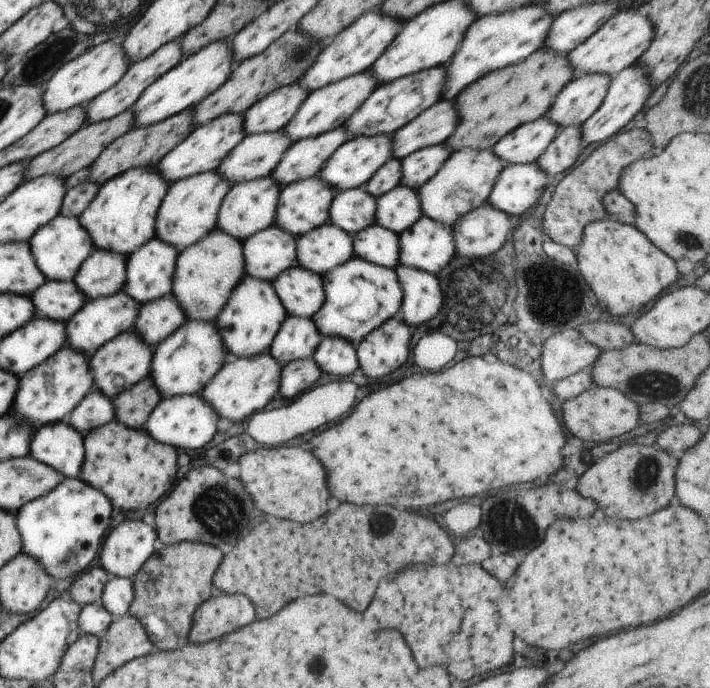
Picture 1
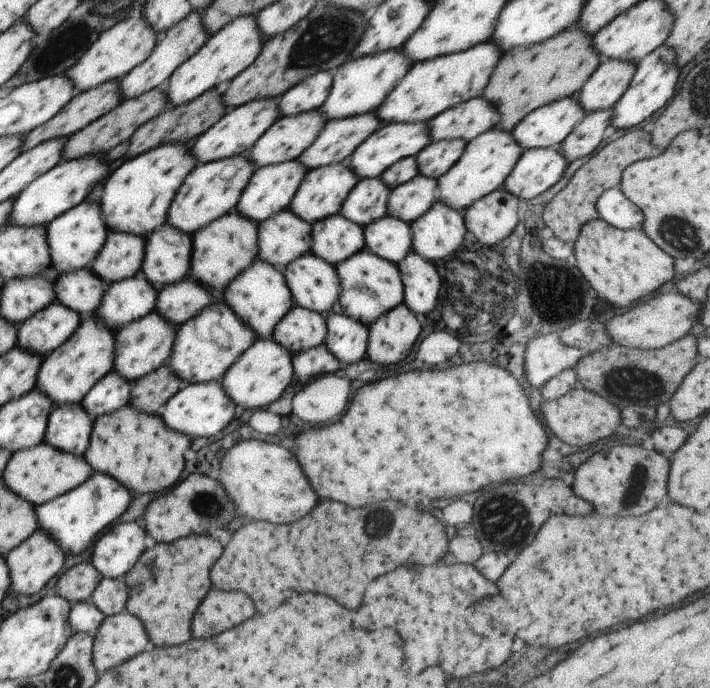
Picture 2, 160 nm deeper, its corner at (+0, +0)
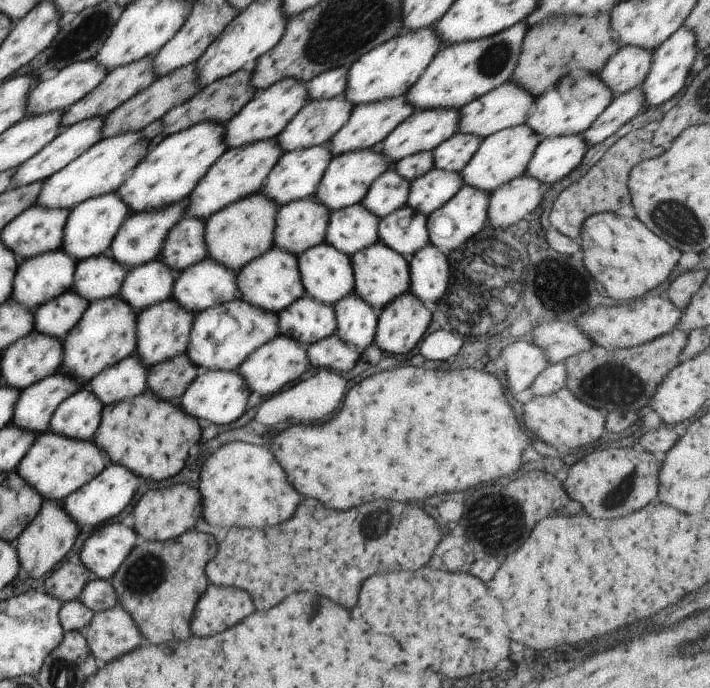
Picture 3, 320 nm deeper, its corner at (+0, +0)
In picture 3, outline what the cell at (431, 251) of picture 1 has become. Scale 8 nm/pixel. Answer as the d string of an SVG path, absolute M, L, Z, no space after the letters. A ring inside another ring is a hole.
M464 185L446 204L431 212L427 218L429 242L440 252L449 255L463 242L476 236L488 226L488 211L492 193L481 188Z

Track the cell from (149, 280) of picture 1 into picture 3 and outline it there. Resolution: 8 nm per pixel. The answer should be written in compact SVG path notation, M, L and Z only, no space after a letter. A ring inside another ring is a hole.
M184 218L170 229L163 244L162 258L172 270L186 270L208 256L204 228L204 220Z

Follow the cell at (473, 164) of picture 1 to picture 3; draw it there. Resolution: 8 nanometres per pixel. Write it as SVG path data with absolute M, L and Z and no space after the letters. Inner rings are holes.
M526 123L508 127L484 138L472 160L462 169L464 185L481 188L481 191L494 192L503 184L522 176L528 163L542 140Z

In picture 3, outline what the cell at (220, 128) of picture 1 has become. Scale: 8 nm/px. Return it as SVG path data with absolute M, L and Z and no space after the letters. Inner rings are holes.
M286 78L255 94L255 97L225 126L225 143L232 147L243 147L258 141L276 139L298 111L309 100L308 82L302 79Z

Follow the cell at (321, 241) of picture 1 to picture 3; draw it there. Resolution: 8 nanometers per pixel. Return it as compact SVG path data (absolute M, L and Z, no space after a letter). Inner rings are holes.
M362 203L332 211L325 241L351 257L379 240L379 220Z

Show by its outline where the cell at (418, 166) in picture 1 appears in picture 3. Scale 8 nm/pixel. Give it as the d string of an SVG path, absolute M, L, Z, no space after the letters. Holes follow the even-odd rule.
M457 132L433 149L436 168L461 173L480 148L484 138L472 133Z

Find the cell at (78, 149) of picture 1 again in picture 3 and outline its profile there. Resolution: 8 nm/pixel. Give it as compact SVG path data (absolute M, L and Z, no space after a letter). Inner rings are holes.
M196 63L187 64L185 67L177 68L167 75L156 78L148 88L135 94L130 100L123 102L111 113L108 113L103 126L103 138L132 131L147 131L151 122L161 119L169 110L192 98L202 89L197 79L195 64Z

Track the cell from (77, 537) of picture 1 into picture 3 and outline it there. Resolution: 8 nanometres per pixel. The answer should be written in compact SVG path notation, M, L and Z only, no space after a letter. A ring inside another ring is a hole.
M110 464L92 480L89 480L83 487L69 494L61 505L65 511L74 519L80 526L98 526L108 522L110 518L116 518L134 498L138 484L136 484L136 476L134 472L130 472L124 466L118 464Z

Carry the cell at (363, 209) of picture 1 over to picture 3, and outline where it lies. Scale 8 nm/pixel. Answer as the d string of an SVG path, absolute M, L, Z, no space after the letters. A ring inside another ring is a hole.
M390 168L370 185L367 195L360 203L380 219L384 218L407 204L410 185L411 181L396 169Z

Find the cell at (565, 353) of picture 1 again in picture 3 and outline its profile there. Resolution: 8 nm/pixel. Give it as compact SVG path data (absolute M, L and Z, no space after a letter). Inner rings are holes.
M524 338L504 347L500 356L498 363L504 367L511 394L520 394L530 388L536 375L550 365L545 352Z

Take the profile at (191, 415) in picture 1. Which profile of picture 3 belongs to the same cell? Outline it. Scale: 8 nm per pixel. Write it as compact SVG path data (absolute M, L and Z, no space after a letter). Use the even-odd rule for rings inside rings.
M238 370L231 371L200 371L199 375L190 383L186 392L181 396L182 408L196 416L205 418L214 424L230 424L246 416L246 404L252 392L249 391L248 383Z

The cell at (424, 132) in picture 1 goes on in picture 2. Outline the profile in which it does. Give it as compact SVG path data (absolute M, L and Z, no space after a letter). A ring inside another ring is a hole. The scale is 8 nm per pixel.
M480 95L445 110L427 123L432 141L462 139L469 143L478 135L494 129L500 117L497 108Z

